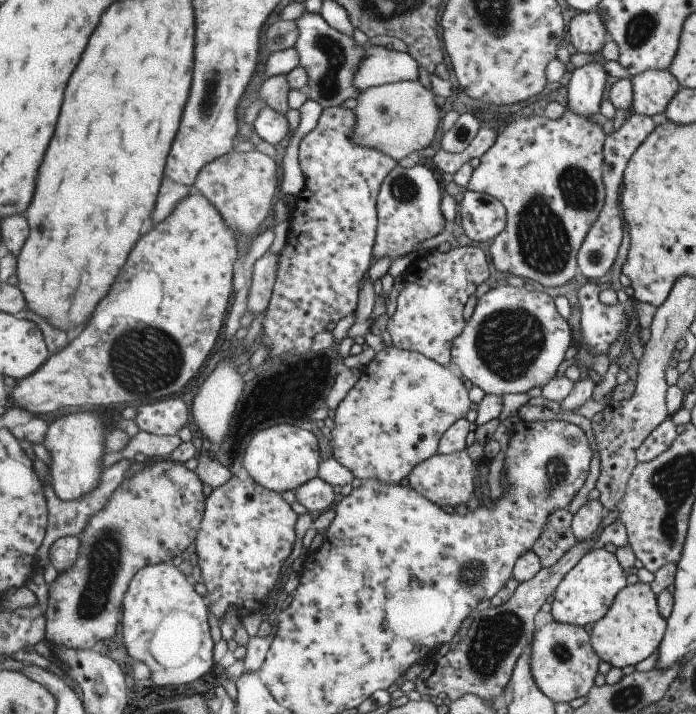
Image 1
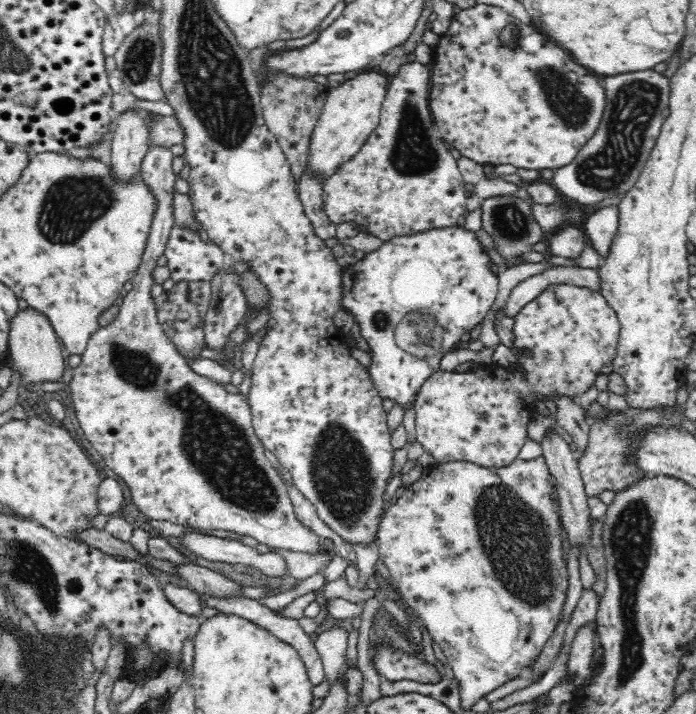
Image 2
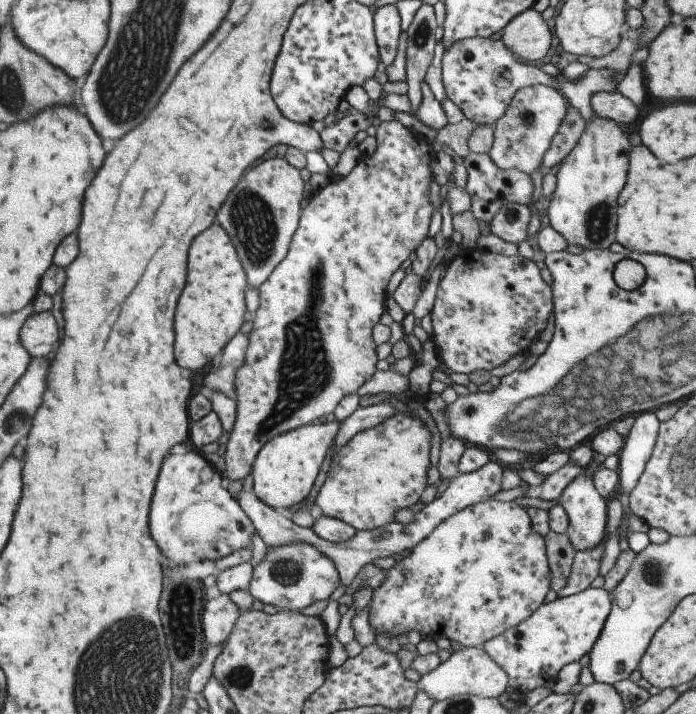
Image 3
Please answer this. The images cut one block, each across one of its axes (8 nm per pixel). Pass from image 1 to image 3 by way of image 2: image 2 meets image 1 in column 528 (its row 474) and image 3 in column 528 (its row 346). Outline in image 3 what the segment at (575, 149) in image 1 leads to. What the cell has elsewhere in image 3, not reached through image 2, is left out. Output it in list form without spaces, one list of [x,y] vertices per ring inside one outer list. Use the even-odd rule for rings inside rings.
[[[532,85],[516,91],[506,112],[492,124],[494,142],[493,147],[487,152],[488,156],[498,168],[516,169],[529,175],[536,172],[542,164],[542,157],[550,148],[552,138],[566,116],[569,103],[572,102],[568,102],[558,89],[548,85]]]

